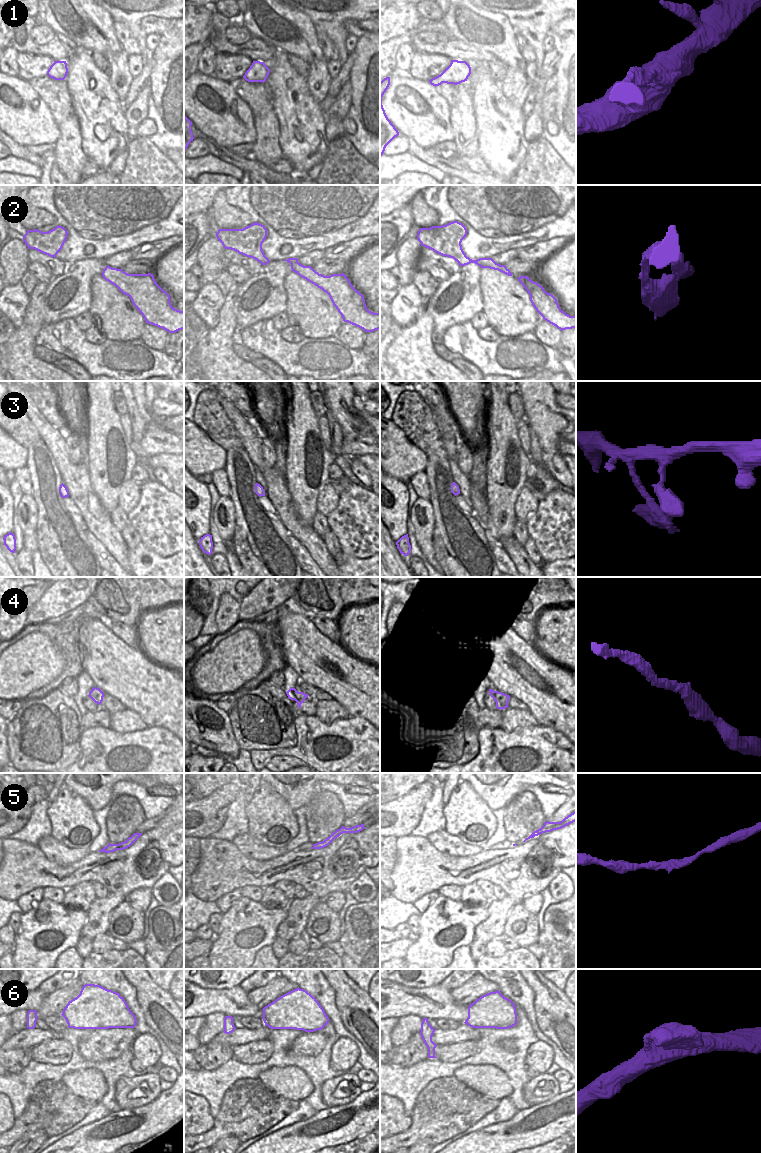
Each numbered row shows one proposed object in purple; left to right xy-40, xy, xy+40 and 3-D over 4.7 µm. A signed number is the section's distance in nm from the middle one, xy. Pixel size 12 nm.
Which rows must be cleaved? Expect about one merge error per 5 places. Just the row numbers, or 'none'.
1

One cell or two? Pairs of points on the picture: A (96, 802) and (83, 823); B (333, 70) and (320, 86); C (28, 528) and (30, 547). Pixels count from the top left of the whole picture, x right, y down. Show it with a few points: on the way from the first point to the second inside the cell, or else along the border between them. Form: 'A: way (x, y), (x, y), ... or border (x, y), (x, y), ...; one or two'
A: border (74, 793), (77, 793), (93, 810); two
B: border (325, 61), (327, 72), (331, 78); two
C: border (35, 530), (29, 534), (24, 534); two

